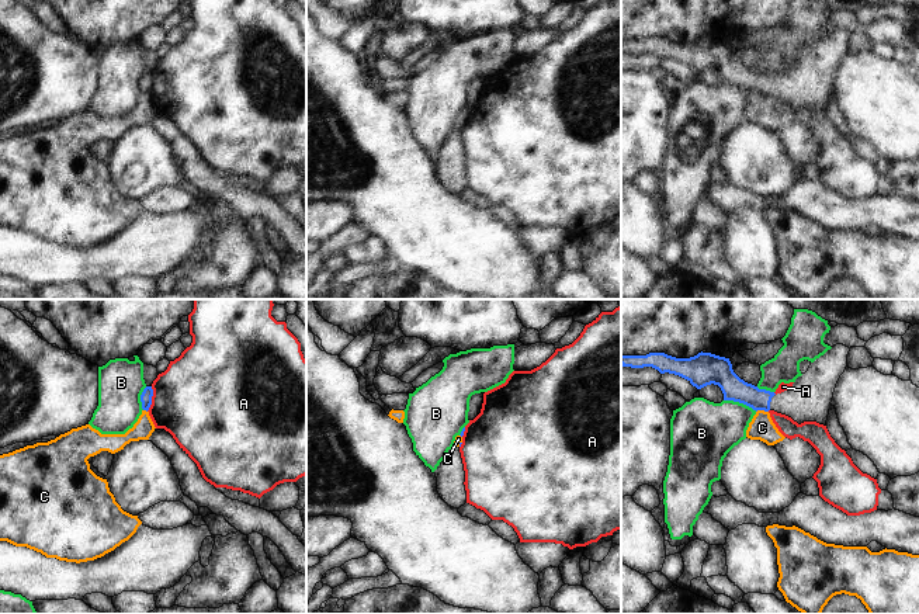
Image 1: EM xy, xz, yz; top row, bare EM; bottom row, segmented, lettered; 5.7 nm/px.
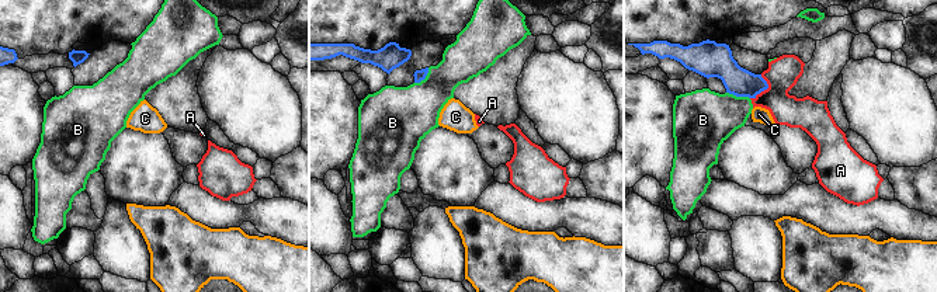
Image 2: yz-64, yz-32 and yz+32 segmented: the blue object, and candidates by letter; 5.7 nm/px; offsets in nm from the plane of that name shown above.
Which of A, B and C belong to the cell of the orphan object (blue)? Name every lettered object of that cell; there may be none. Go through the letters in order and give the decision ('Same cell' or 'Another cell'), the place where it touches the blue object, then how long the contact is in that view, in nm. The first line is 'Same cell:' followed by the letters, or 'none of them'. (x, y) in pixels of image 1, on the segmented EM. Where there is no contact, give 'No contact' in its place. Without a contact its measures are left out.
Same cell: none of them
A: Another cell. Touches blue at xy (151, 399). Shared border 150 nm
B: Another cell. Touches blue at yz (741, 402). Shared border 200 nm
C: Another cell. Touches blue at yz (762, 409). Shared border 70 nm.

